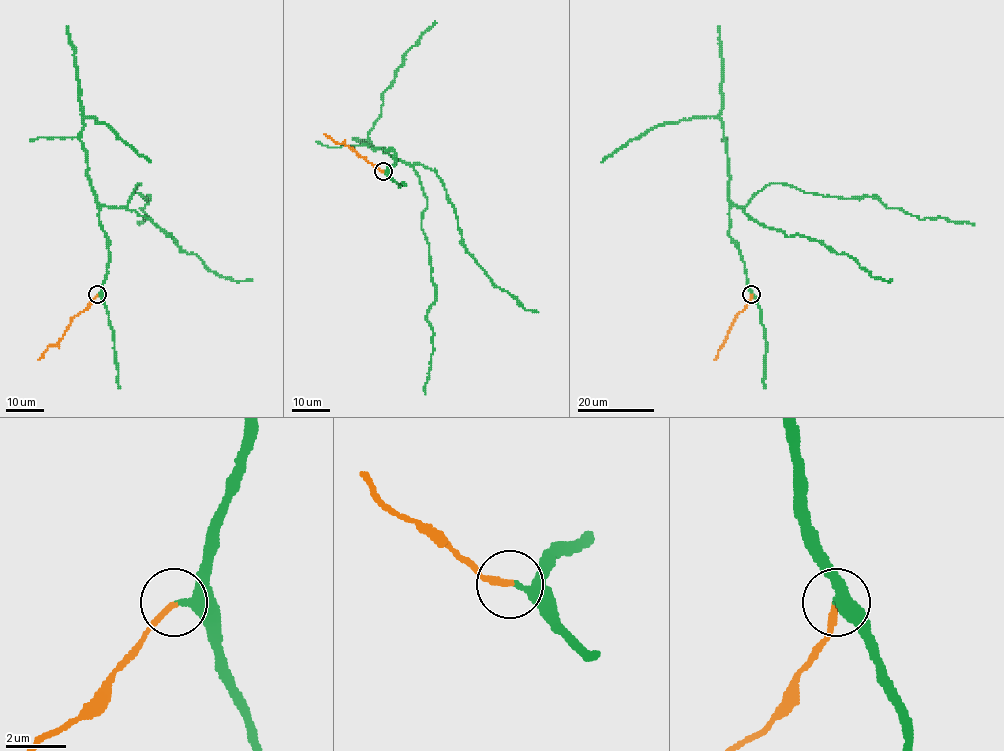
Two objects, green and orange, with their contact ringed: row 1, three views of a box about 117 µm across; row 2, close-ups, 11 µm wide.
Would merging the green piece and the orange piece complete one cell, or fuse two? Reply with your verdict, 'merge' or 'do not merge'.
merge

